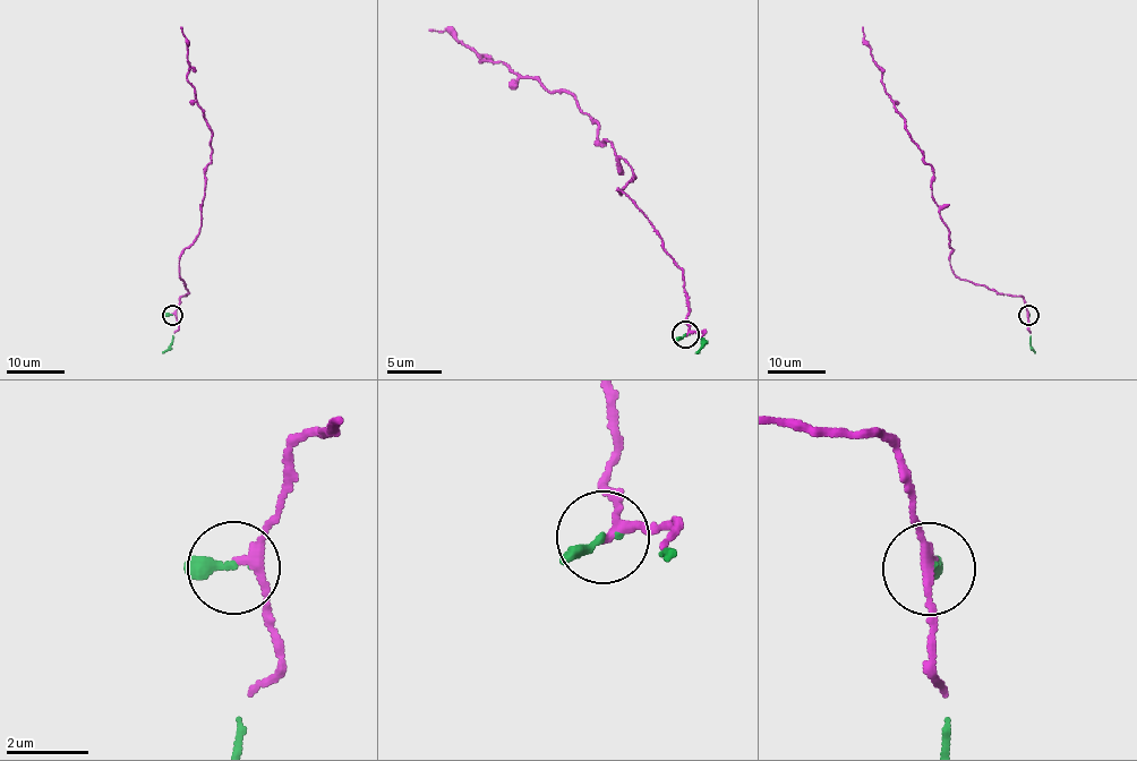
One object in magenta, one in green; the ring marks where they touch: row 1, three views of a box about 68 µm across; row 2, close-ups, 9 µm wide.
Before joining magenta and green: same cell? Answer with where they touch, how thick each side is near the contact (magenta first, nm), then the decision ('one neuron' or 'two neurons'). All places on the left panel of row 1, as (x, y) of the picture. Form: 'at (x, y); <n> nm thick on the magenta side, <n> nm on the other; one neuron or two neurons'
at (172, 315); 200 nm thick on the magenta side, 280 nm on the other; one neuron

